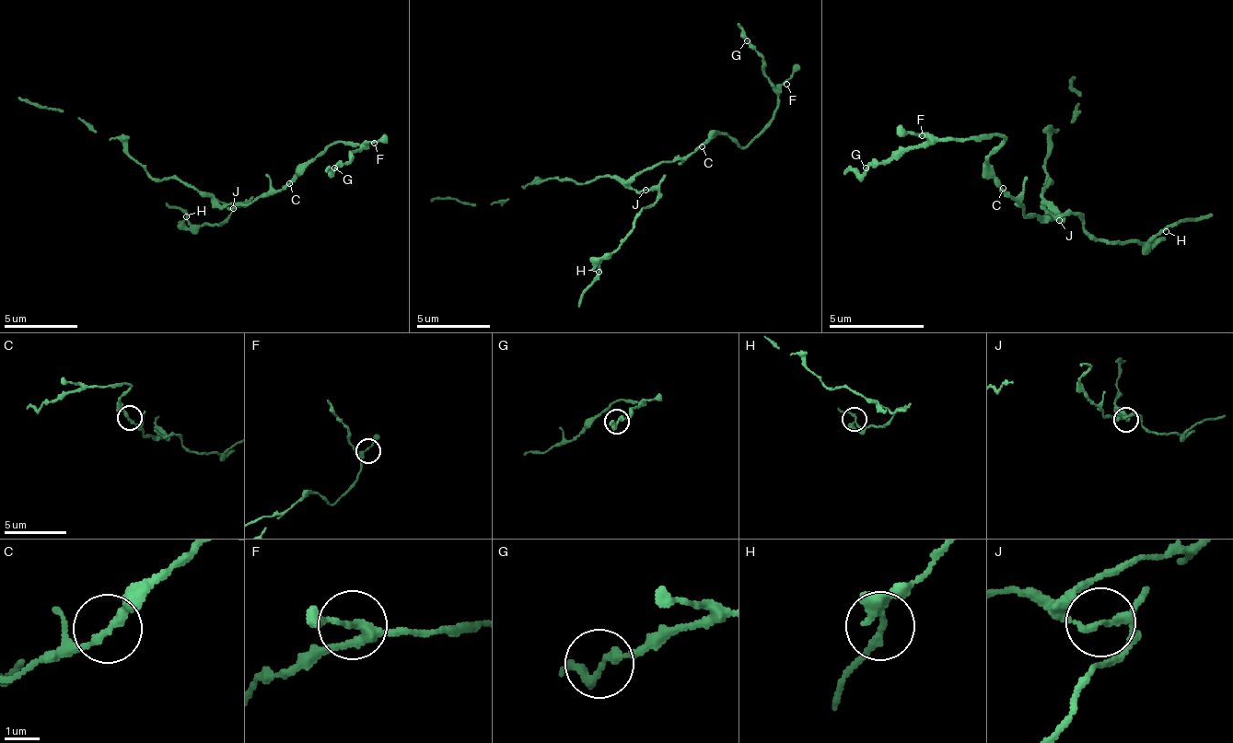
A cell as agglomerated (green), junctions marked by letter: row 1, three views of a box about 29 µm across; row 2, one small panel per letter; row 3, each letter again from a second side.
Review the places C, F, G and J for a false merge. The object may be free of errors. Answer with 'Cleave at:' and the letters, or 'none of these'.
Cleave at: J

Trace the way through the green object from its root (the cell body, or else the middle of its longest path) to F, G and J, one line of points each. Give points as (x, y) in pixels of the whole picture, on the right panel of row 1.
F: (1027, 216), (989, 174), (989, 155), (1003, 140), (998, 135), (970, 135), (965, 140), (931, 140), (922, 135)
G: (1027, 216), (989, 174), (989, 155), (1003, 140), (998, 135), (922, 140), (889, 159), (874, 159), (865, 168)
J: (1027, 216), (1046, 216), (1055, 212), (1061, 222)

